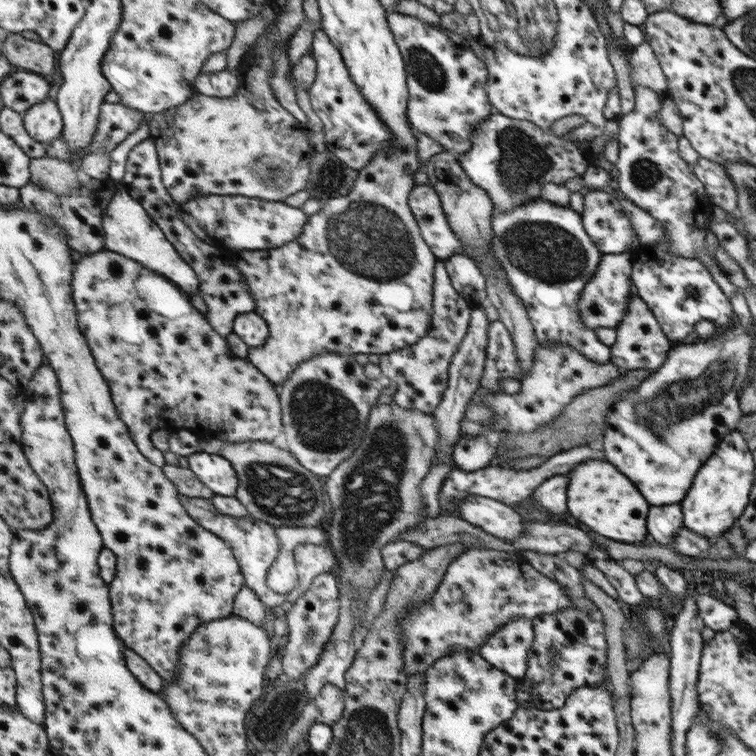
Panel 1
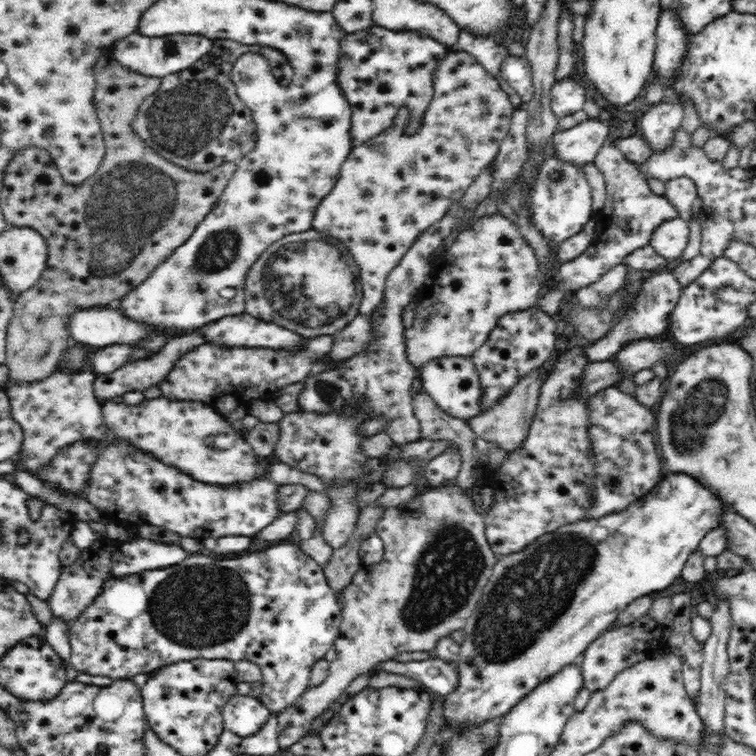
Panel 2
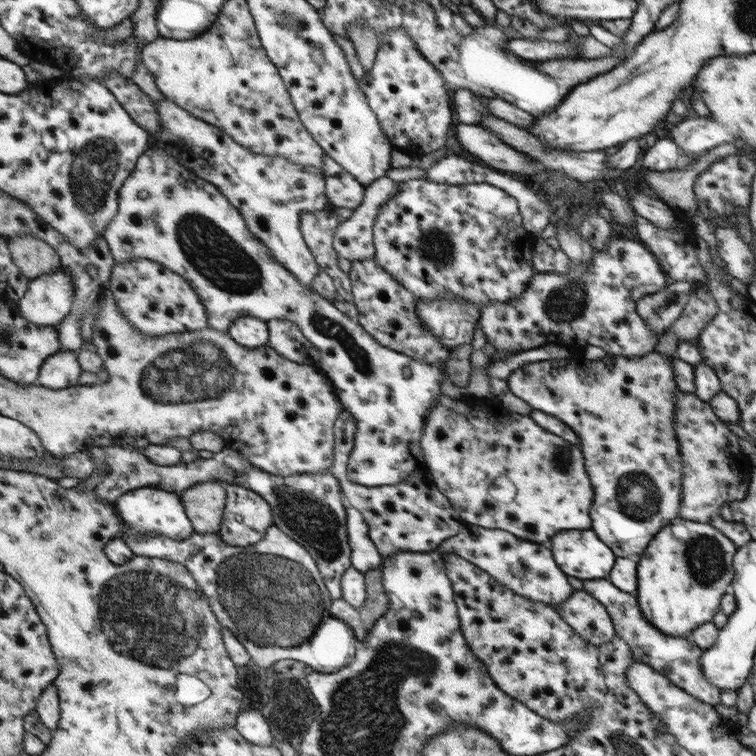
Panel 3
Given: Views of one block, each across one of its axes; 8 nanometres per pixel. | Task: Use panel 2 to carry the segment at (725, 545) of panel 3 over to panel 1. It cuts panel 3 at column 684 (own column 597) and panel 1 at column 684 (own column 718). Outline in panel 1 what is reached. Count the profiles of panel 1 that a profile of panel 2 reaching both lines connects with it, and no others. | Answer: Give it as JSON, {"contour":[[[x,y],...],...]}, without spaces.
{"contour":[[[735,430],[723,436],[719,450],[715,448],[707,458],[707,466],[699,470],[699,478],[694,478],[691,494],[679,502],[682,510],[682,526],[699,533],[705,538],[719,536],[733,526],[746,508],[747,494],[753,484],[753,460],[745,445],[743,436]]]}

